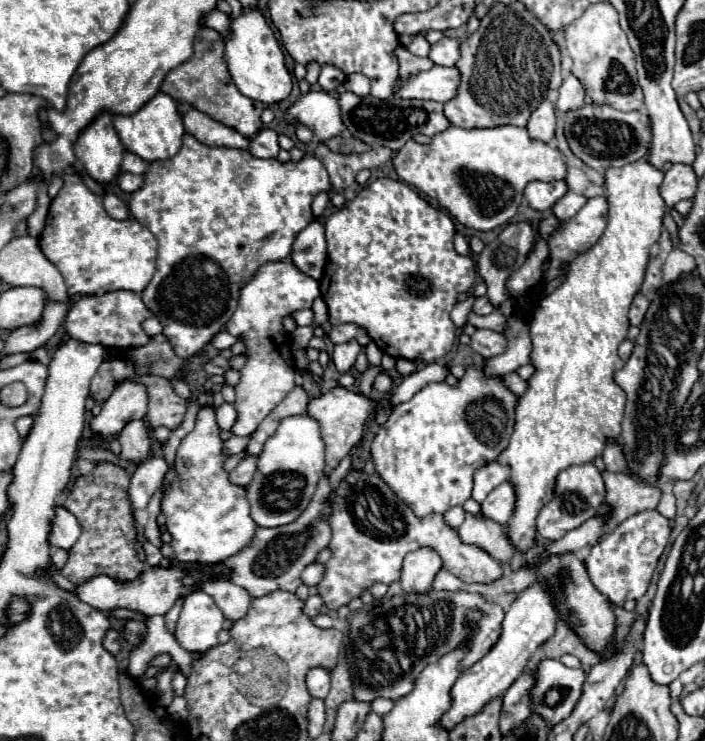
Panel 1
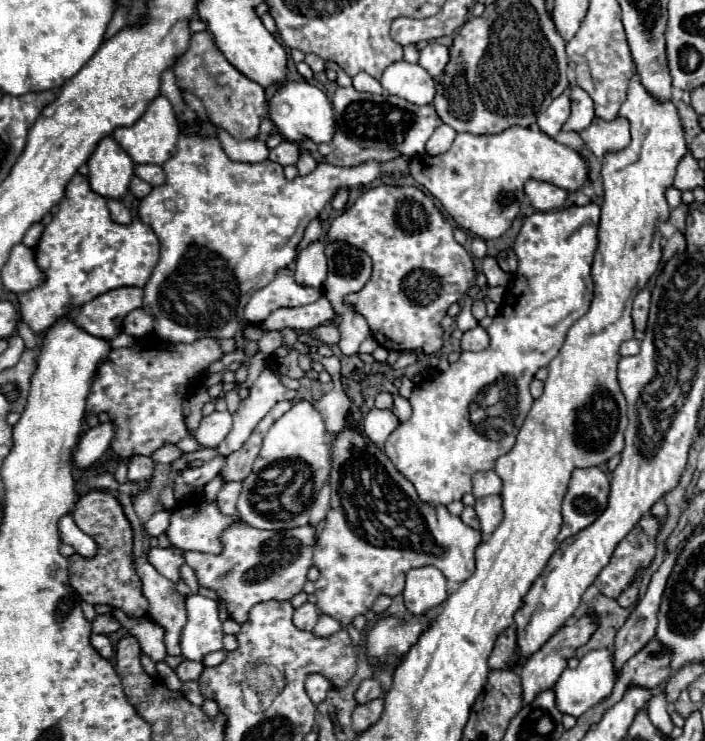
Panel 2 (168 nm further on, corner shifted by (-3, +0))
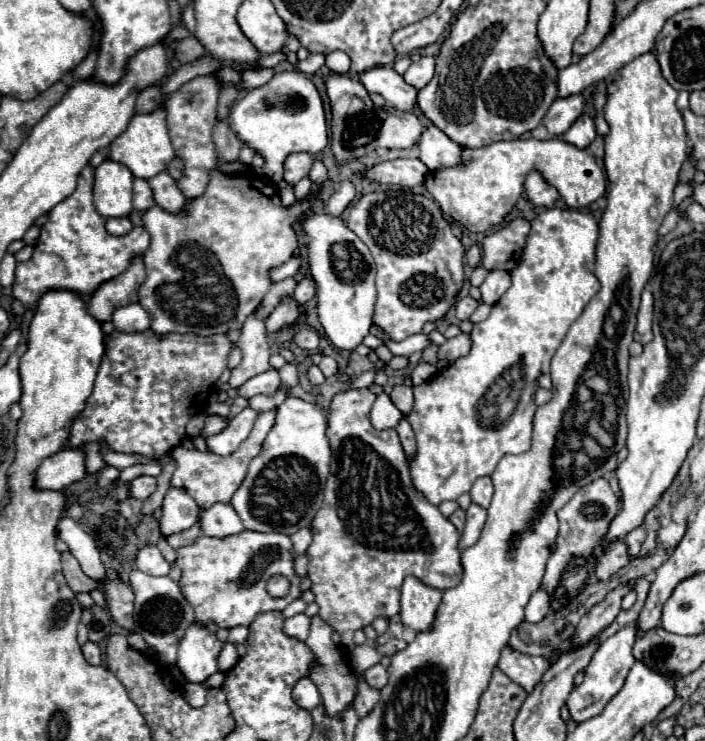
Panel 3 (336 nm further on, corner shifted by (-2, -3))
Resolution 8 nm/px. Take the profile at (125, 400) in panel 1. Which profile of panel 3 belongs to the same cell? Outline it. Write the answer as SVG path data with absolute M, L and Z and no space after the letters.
M63 448L45 458L35 472L37 490L63 490L69 484L85 478L85 454L79 448Z

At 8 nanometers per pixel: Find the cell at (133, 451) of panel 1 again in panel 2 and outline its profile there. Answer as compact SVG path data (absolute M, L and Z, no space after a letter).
M134 455L128 459L128 481L134 483L144 483L152 477L154 473L154 461L152 457L144 457L144 455Z

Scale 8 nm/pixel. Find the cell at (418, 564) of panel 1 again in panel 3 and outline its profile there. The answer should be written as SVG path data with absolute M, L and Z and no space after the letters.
M409 576L401 588L401 620L415 632L429 632L433 628L435 612L441 602L441 590L421 584Z

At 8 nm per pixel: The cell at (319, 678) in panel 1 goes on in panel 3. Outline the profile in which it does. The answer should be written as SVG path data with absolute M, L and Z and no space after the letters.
M301 678L295 688L293 688L293 700L305 708L305 710L311 710L315 706L321 704L321 696L319 696L319 690L317 686L309 680L309 678Z

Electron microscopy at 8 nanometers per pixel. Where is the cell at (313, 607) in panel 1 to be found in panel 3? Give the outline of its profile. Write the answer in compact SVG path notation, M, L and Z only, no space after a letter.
M297 614L293 618L287 618L285 624L283 624L283 632L287 636L303 642L309 636L309 618L305 614Z

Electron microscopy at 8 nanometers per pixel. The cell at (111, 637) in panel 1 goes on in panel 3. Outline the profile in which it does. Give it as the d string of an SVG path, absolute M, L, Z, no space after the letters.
M87 642L87 644L83 646L83 656L85 656L85 660L87 660L89 664L93 664L93 666L101 664L101 650L99 650L99 646L93 644L93 642Z

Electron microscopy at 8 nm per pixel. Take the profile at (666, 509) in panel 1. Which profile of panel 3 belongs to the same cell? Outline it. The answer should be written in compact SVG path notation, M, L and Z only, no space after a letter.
M641 526L635 528L633 532L627 532L627 534L621 538L621 542L629 548L629 560L639 558L639 552L641 552L641 544L643 544L643 540L645 540L645 530L643 530Z

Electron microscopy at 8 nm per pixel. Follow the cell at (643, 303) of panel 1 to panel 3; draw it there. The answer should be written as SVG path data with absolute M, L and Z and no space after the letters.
M645 288L643 296L641 296L641 306L639 306L639 312L637 312L637 332L641 336L641 344L647 344L647 342L653 340L651 322L653 322L653 296Z

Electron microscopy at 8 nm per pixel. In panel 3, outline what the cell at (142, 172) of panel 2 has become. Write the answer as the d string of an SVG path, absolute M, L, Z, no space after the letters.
M161 172L161 174L153 176L149 180L149 184L153 188L157 206L161 206L165 212L177 214L177 216L185 212L185 198L181 196L179 188L175 186L175 180L167 172Z

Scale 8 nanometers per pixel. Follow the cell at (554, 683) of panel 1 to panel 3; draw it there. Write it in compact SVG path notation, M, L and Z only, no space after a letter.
M637 622L633 624L625 624L621 630L617 630L613 636L609 636L599 650L595 652L593 660L589 662L589 666L585 668L585 682L577 688L573 688L573 692L567 698L567 708L571 712L571 718L575 722L583 722L589 720L597 714L603 712L603 708L607 706L607 702L623 688L623 682L627 678L627 672L633 668L633 664L637 662L633 656L633 644L639 636L639 628Z

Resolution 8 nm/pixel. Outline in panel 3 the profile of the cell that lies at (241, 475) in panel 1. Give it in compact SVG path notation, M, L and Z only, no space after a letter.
M215 504L201 514L201 530L211 538L225 538L243 532L243 524L231 504Z

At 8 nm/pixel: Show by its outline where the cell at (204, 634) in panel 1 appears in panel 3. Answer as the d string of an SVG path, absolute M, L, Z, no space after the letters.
M191 624L179 644L177 658L177 666L187 682L203 684L211 674L219 672L217 656L221 648L223 642L219 642L213 632L201 624Z

